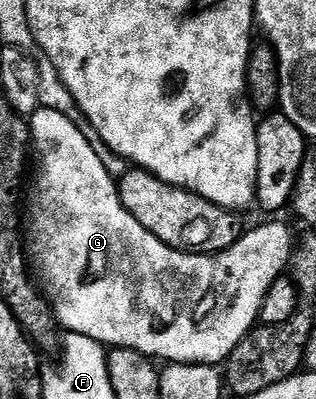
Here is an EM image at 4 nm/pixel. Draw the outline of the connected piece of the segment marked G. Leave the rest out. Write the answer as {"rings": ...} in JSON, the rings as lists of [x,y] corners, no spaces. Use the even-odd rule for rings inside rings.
{"rings":[[[38,106],[28,120],[27,126],[31,136],[31,147],[41,158],[41,172],[37,175],[37,183],[29,187],[29,220],[23,223],[23,247],[27,252],[27,263],[34,276],[41,275],[41,283],[44,298],[51,308],[51,315],[65,326],[66,332],[74,331],[83,337],[91,337],[95,342],[104,345],[106,348],[126,347],[135,349],[139,353],[149,356],[154,361],[162,361],[166,364],[171,363],[208,363],[210,365],[221,365],[226,362],[232,351],[249,334],[258,322],[261,307],[264,299],[277,279],[286,274],[290,266],[290,259],[295,248],[293,235],[281,223],[265,223],[262,227],[253,227],[244,232],[240,239],[235,241],[225,251],[218,251],[216,255],[199,255],[187,251],[176,251],[174,247],[168,247],[155,233],[151,233],[123,205],[119,183],[107,171],[103,161],[98,154],[91,149],[84,136],[84,130],[77,128],[67,116],[61,111],[56,111],[53,107]]]}

